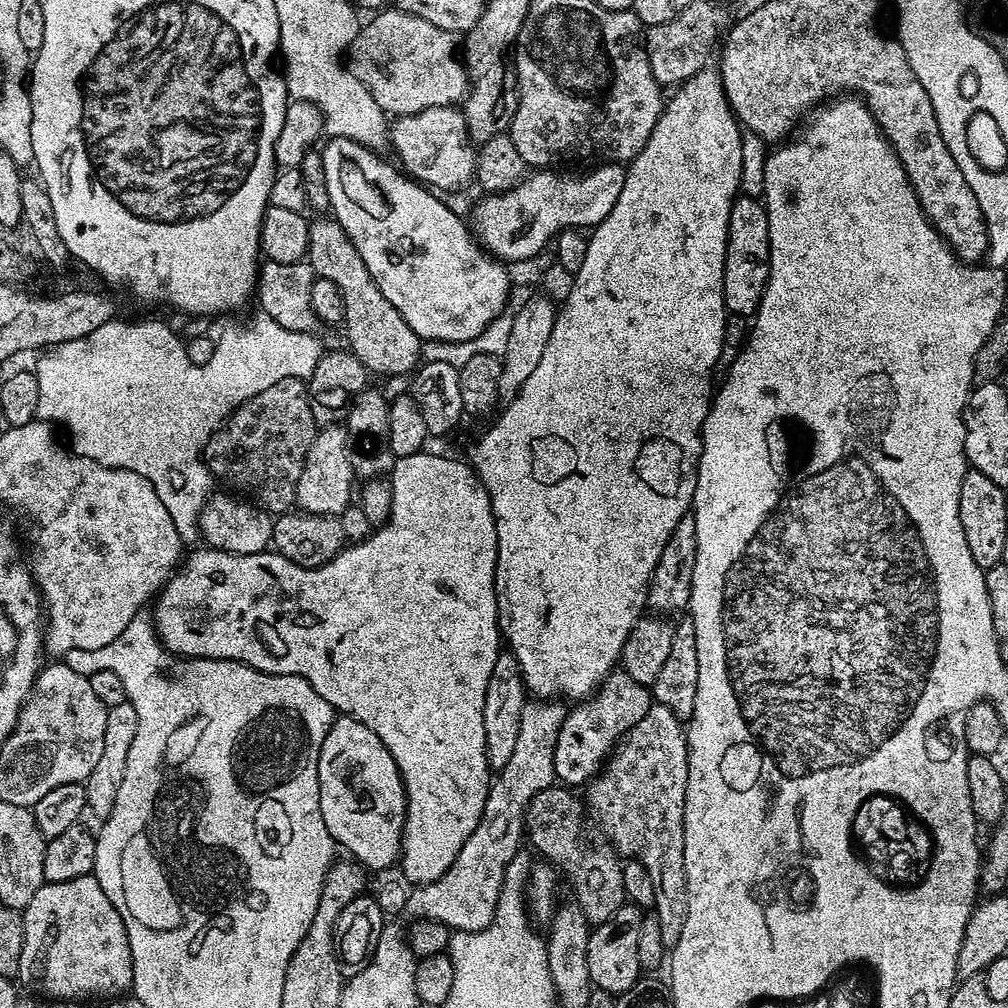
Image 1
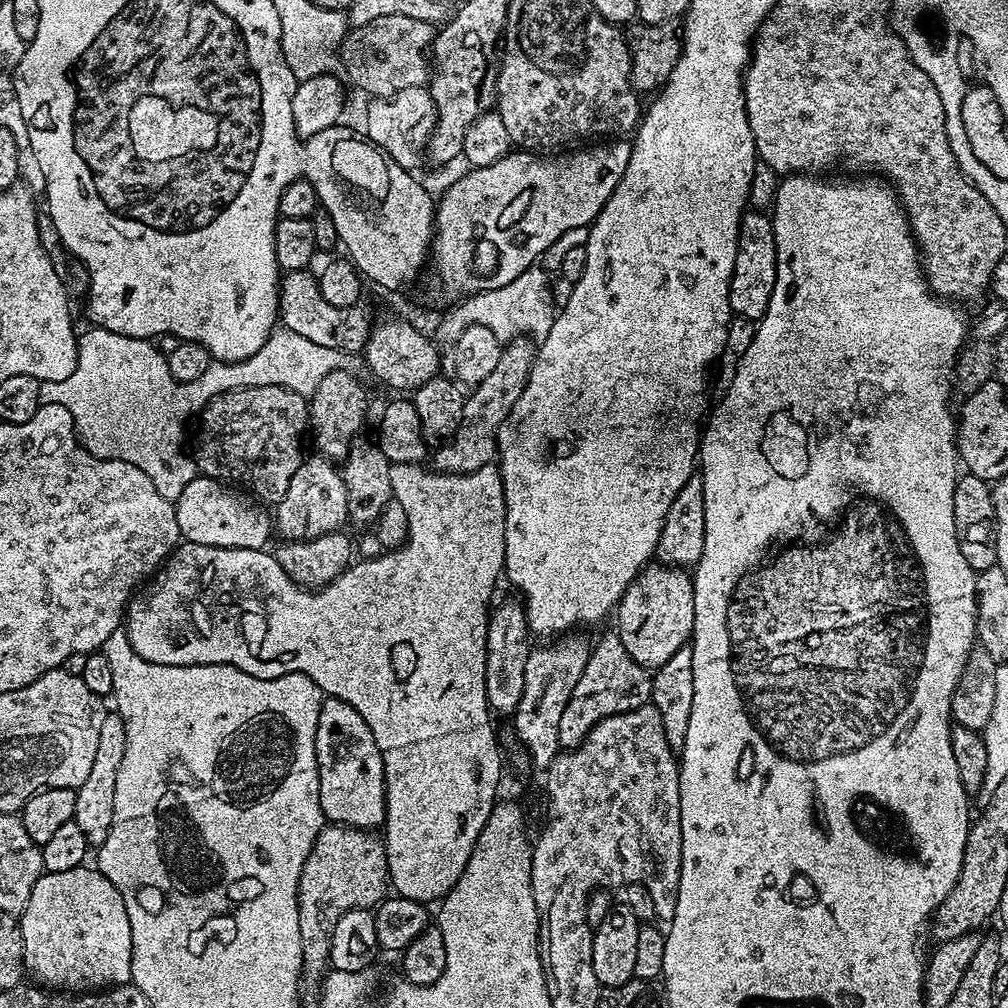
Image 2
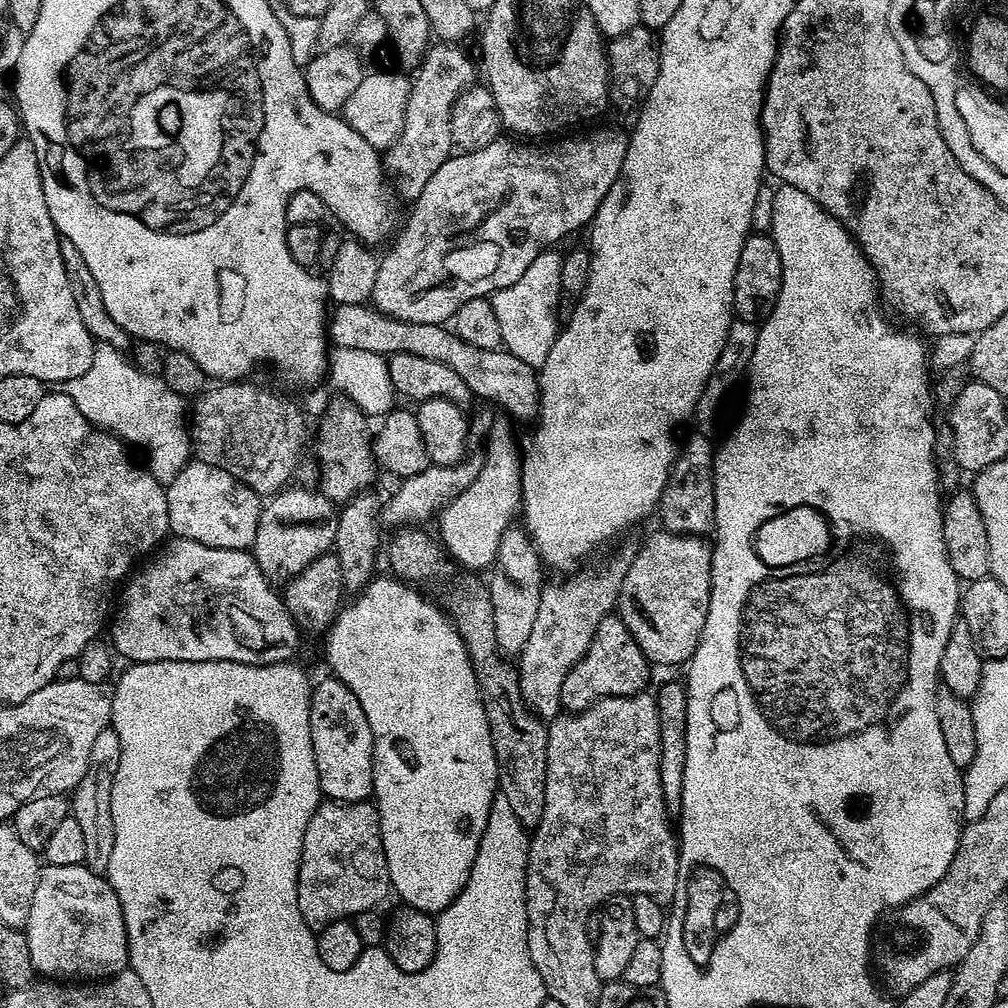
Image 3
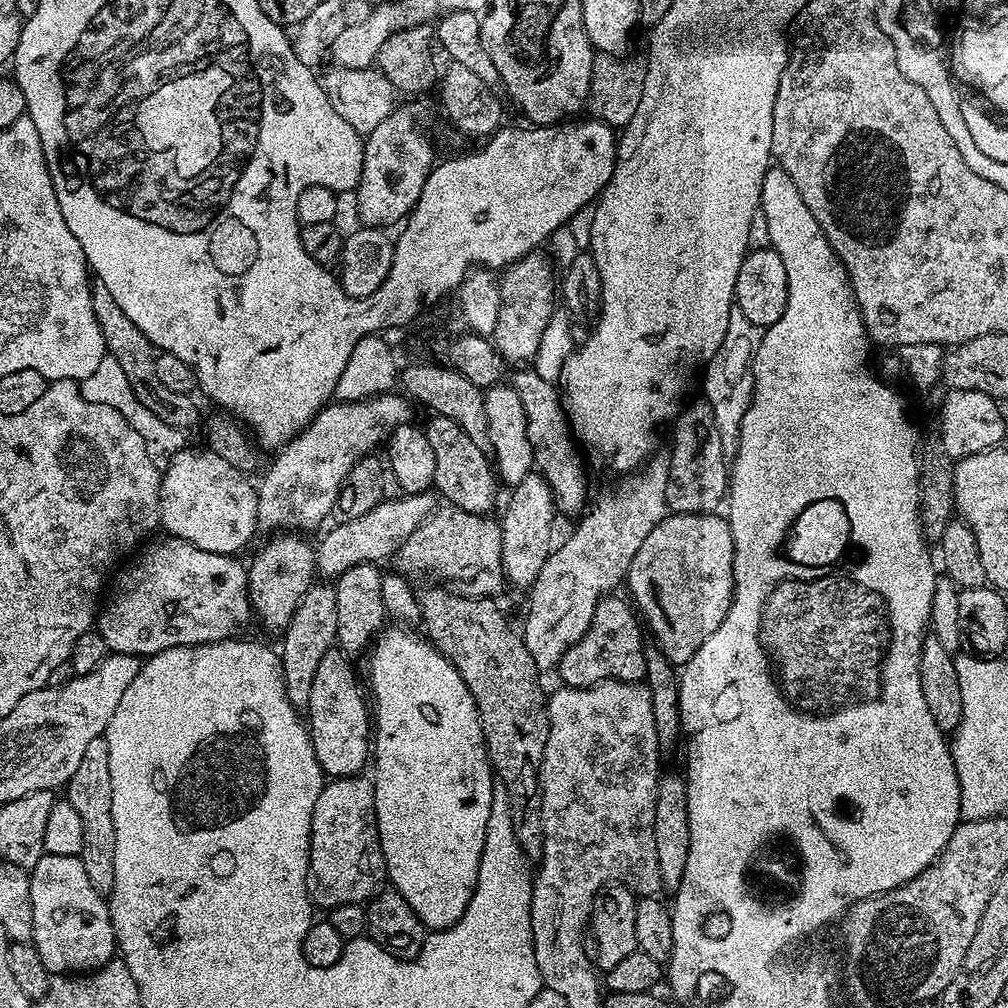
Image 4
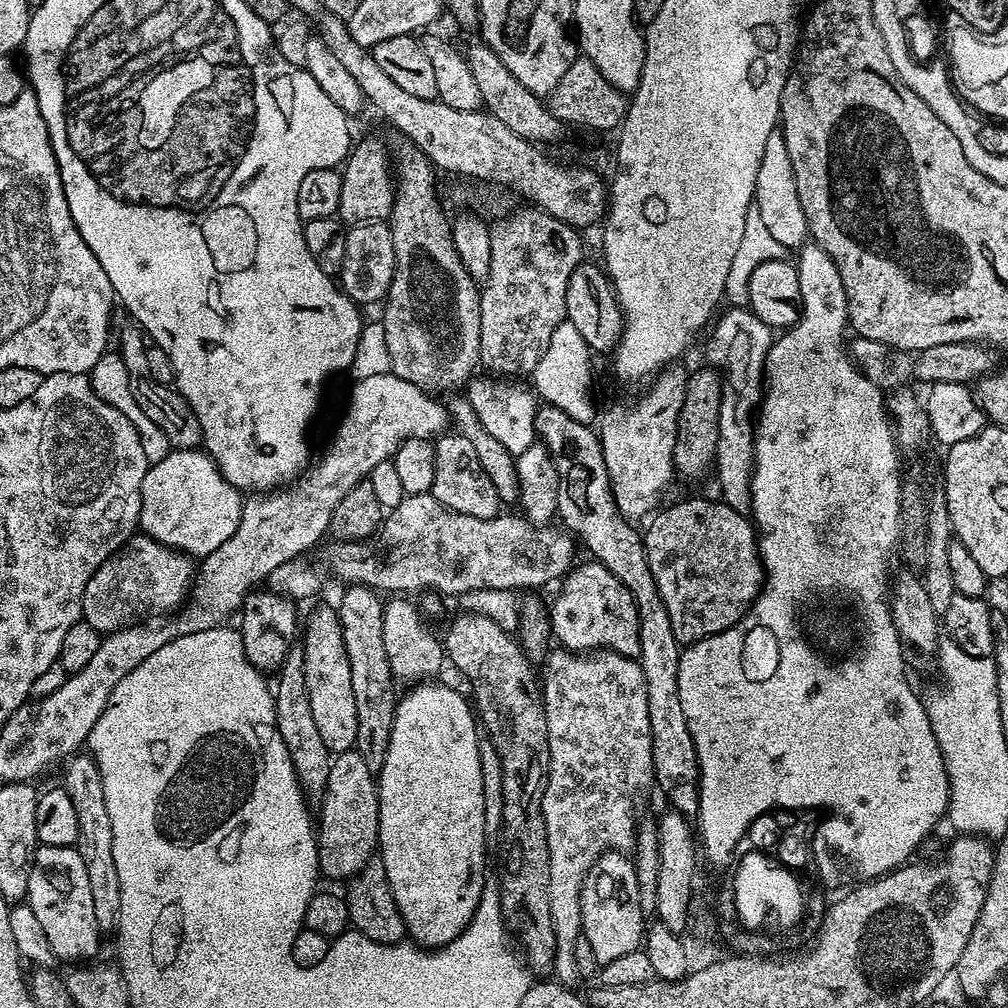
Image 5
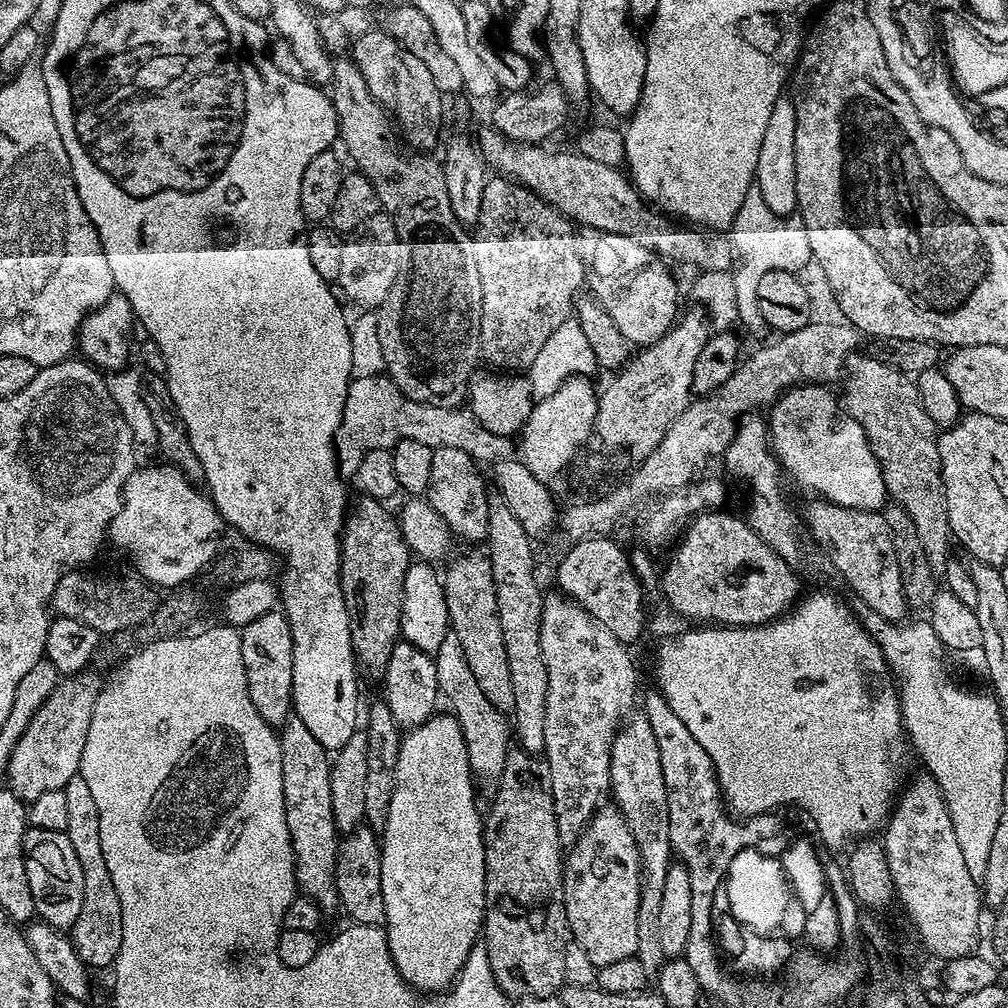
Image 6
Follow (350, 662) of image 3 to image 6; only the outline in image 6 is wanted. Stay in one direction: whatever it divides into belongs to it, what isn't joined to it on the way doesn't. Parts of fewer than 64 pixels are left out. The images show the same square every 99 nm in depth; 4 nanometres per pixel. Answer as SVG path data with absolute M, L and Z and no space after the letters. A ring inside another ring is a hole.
M433 714L424 724L411 729L411 731L409 731L400 741L398 766L396 767L396 777L394 778L394 798L390 798L390 814L386 818L386 826L382 830L382 843L380 845L380 857L382 858L382 898L384 899L384 919L382 924L387 931L389 952L392 955L394 966L397 968L398 974L407 985L411 985L416 992L421 994L443 993L445 989L447 989L449 985L459 977L462 966L470 954L470 950L481 939L482 929L484 927L484 883L486 882L486 862L484 861L484 820L482 819L482 812L479 812L479 810L476 809L476 792L478 793L478 788L474 783L474 777L472 775L472 760L470 759L470 755L468 756L468 752L470 752L470 746L463 737L462 726L459 725L455 716L452 714L447 714L447 716Z

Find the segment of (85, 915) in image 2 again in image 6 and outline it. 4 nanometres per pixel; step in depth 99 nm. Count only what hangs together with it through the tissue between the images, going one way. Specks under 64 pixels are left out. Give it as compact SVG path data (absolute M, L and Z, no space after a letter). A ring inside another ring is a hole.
M29 827L24 834L24 865L36 916L52 928L71 929L82 910L84 879L82 862L78 862L78 854L74 854L74 846L70 846L68 833Z

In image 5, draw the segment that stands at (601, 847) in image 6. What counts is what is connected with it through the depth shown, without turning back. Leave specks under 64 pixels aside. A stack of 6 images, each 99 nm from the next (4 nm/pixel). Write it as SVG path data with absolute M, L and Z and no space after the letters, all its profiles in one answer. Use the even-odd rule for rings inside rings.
M603 852L590 866L580 894L580 931L594 950L597 965L614 962L621 954L641 947L646 931L646 913L640 909L636 865L623 852Z

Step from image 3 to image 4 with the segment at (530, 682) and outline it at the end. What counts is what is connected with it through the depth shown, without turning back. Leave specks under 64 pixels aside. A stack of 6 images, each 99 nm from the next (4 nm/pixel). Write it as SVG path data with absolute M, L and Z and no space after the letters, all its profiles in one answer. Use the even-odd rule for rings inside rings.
M653 455L635 474L629 475L628 480L617 492L604 496L587 514L579 517L576 529L557 543L549 552L546 562L542 562L542 570L538 570L538 578L527 591L528 617L524 620L522 627L523 640L526 649L540 670L546 668L555 669L560 663L562 654L570 650L586 634L590 622L594 618L594 610L602 597L615 593L616 588L625 583L630 562L634 562L634 554L642 546L642 541L650 535L650 530L658 526L670 515L668 503L666 502L666 478L668 477L667 455Z

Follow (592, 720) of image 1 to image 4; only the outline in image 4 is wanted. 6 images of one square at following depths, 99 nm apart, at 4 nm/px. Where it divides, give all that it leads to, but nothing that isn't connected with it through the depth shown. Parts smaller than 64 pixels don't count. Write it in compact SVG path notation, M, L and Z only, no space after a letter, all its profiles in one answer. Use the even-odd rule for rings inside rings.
M609 594L602 597L594 610L594 618L586 634L582 634L579 642L570 646L566 654L562 654L558 665L561 685L569 688L589 688L603 680L621 680L631 684L644 680L646 674L645 633L642 631L641 621L633 605L623 595L621 596Z

